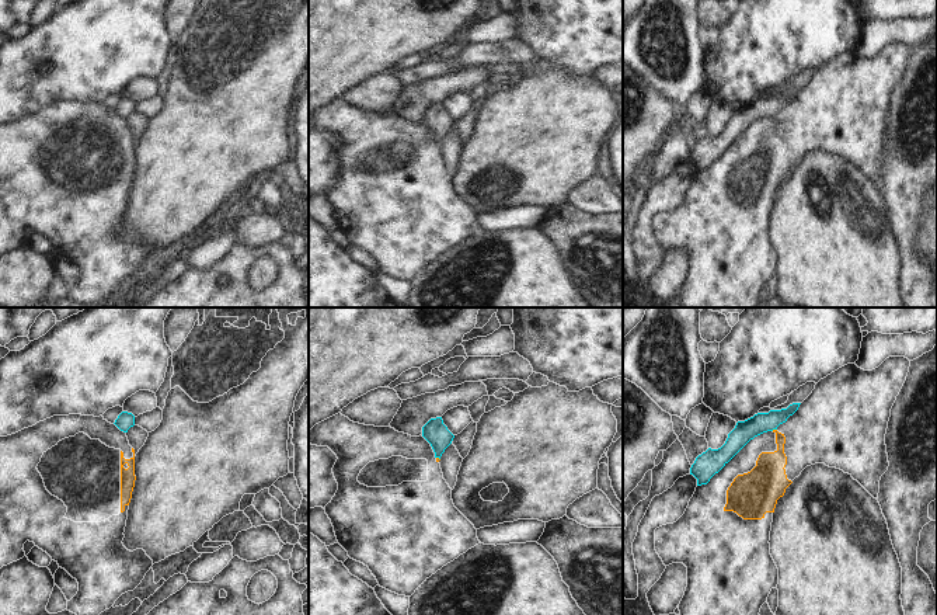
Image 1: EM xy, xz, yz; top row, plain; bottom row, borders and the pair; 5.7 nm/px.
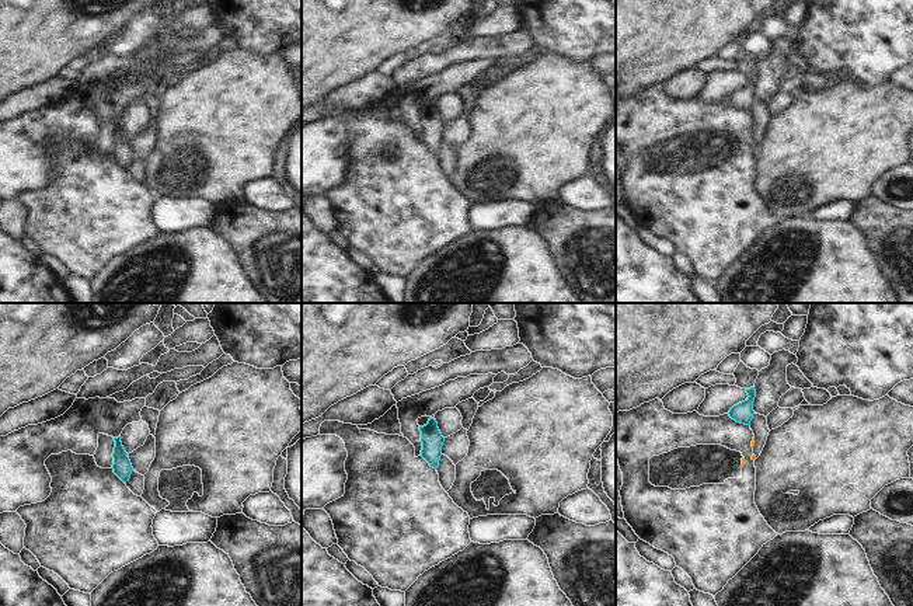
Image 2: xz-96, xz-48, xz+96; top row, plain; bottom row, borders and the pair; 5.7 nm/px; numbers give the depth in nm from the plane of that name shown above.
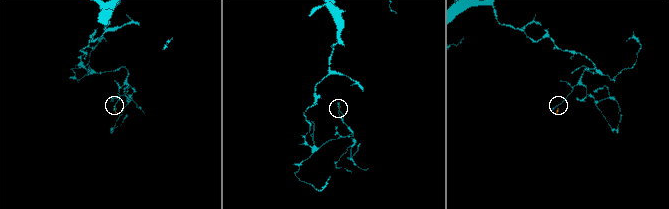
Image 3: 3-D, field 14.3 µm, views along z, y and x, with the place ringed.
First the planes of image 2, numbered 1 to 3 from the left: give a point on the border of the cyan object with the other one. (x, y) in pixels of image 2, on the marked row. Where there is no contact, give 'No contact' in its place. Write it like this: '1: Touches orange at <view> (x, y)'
1: No contact
2: No contact
3: No contact.

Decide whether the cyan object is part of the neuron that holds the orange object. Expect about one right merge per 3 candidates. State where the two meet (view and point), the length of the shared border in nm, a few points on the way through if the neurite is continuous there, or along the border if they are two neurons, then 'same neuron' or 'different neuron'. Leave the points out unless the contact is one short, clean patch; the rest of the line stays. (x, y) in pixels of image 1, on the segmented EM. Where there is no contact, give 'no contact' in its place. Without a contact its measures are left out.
yz (773, 430) | 30 nm | along yz (776, 428), (772, 430) | different neuron

